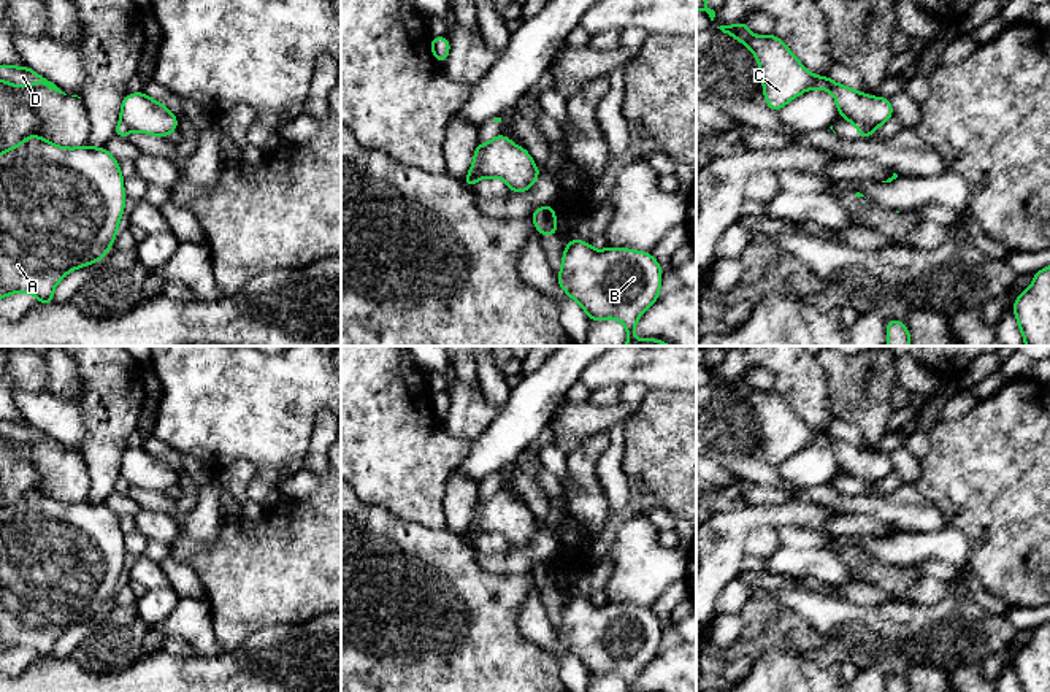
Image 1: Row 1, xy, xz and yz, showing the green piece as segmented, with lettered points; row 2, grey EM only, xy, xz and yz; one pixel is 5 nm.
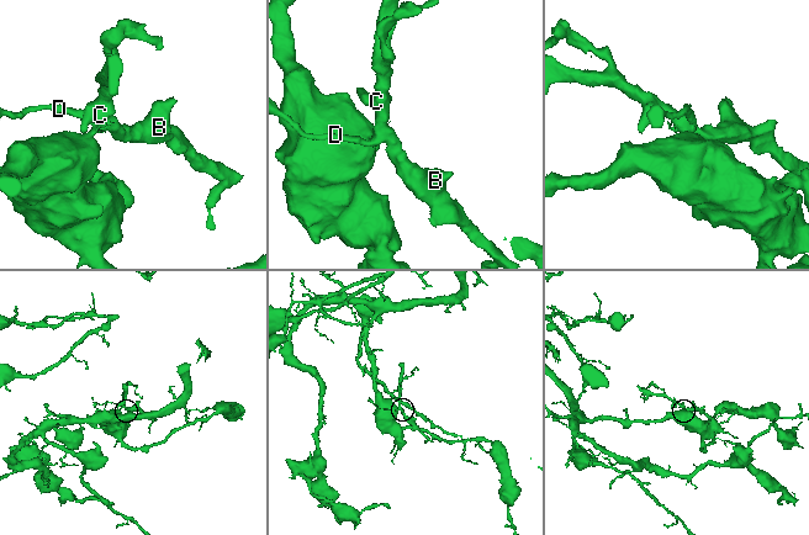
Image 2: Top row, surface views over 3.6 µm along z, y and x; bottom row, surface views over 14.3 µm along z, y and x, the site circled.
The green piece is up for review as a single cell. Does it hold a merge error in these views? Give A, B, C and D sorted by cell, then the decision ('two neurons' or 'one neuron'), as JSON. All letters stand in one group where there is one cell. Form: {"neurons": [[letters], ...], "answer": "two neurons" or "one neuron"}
{"neurons": [["A"], ["B", "C", "D"]], "answer": "two neurons"}

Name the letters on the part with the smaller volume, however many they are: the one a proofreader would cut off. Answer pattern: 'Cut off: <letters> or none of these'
Cut off: B, C, D

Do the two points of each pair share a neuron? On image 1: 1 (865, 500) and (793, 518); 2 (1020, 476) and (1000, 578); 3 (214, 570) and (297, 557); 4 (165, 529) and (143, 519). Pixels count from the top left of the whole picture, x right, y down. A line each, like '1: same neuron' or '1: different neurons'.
1: different neurons
2: same neuron
3: same neuron
4: same neuron

